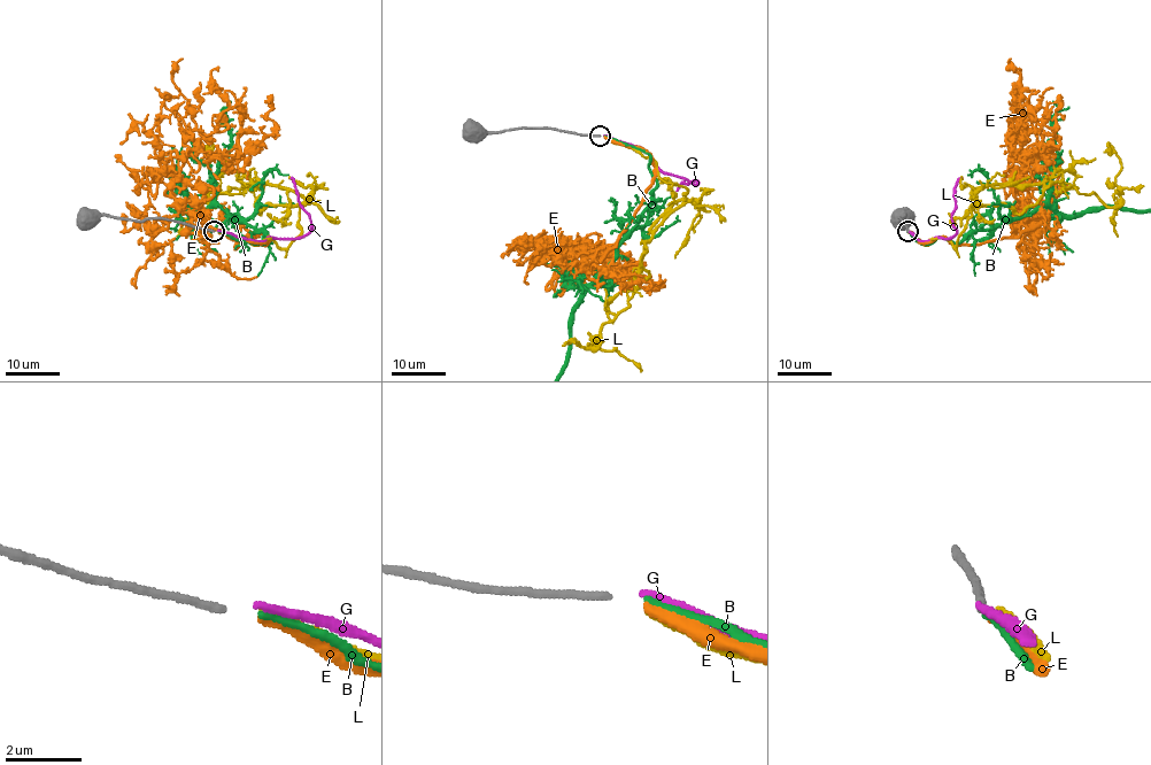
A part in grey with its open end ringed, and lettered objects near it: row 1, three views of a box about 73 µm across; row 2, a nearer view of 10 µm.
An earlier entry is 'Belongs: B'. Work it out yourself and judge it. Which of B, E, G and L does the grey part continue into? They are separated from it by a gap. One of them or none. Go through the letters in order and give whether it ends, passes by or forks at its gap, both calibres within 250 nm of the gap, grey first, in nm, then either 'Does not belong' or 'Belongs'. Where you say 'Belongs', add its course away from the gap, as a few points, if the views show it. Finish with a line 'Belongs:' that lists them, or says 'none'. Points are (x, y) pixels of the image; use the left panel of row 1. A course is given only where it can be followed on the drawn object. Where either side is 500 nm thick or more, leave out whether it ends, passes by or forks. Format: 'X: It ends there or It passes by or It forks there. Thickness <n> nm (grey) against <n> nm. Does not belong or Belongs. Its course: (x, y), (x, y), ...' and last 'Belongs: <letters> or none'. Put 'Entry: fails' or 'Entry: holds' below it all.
B: It ends there. Thickness 200 nm (grey) against 160 nm. Belongs
E: It ends there. Thickness 200 nm (grey) against 280 nm. Does not belong
G: It ends there. Thickness 200 nm (grey) against 190 nm. Does not belong
L: It ends there. Thickness 200 nm (grey) against 180 nm. Does not belong
Belongs: B
Entry: holds

